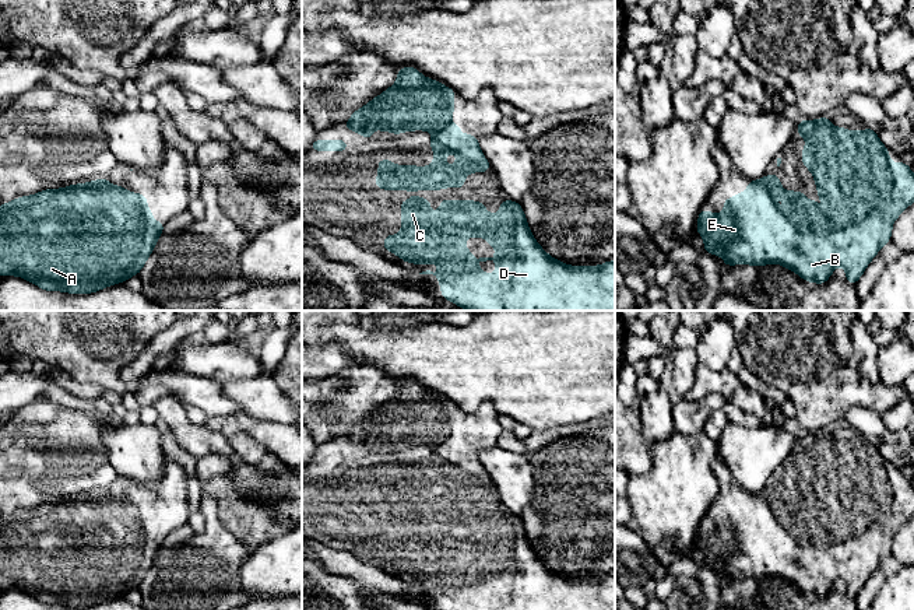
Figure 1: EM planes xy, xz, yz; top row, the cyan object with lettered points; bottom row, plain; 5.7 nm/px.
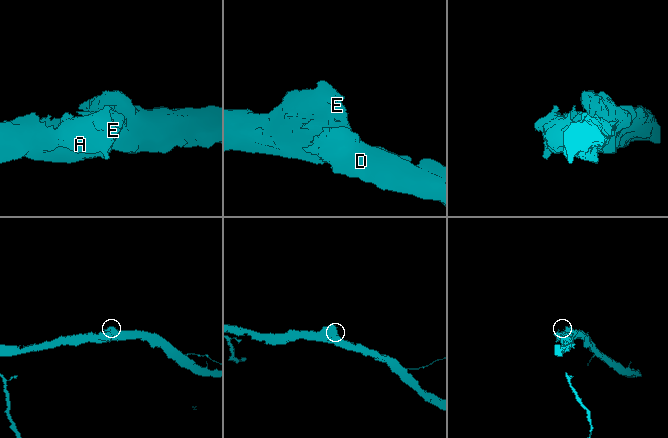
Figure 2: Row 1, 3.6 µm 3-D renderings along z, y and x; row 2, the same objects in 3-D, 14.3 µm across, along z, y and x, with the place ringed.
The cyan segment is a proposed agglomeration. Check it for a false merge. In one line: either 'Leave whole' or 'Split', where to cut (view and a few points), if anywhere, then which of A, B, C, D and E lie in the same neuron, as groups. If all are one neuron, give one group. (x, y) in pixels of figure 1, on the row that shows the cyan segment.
Leave whole. No split. Groups: A B C D E

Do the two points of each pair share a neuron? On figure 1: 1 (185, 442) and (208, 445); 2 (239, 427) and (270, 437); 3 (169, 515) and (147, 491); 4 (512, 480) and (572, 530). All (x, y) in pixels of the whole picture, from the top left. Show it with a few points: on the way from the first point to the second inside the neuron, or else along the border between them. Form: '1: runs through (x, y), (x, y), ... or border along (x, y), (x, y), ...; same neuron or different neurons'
1: runs through (190, 442), (203, 442); same neuron
2: runs through (246, 427), (263, 431); same neuron
3: runs through (165, 509), (153, 497); same neuron
4: border along (528, 465), (533, 473), (533, 507); different neurons

